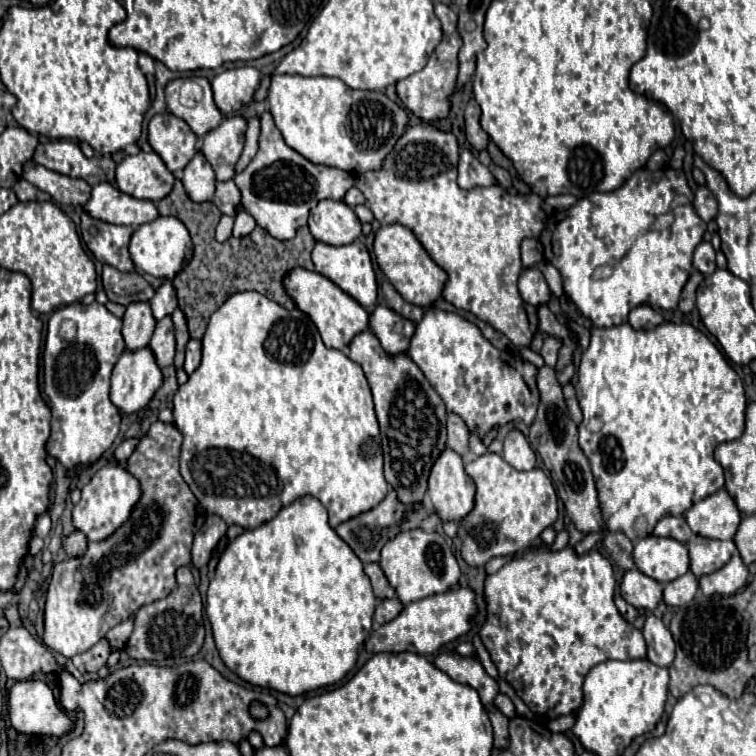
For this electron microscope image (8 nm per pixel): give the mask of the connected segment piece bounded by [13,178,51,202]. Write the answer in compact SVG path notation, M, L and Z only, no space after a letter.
M23 178L15 182L13 190L15 190L15 194L17 194L17 198L19 198L21 202L31 202L31 200L51 200L51 196L49 196L47 192L41 192L39 188L35 188L33 184L29 184L29 182L23 180Z

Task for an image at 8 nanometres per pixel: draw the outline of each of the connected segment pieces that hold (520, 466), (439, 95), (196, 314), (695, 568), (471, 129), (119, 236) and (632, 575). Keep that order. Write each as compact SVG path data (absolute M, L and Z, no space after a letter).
M511 430L505 438L505 450L503 458L515 468L515 470L533 470L537 462L537 454L533 452L531 444L519 430Z
M435 4L435 14L443 24L443 40L441 44L435 48L435 52L429 56L429 62L425 64L423 70L411 74L409 78L397 82L397 94L403 102L403 106L413 112L415 116L419 116L425 122L433 122L439 120L443 116L447 116L449 112L449 96L455 90L455 80L457 80L457 52L461 48L461 36L457 32L457 14L445 6L445 4Z
M177 180L171 194L163 200L157 202L157 210L161 216L175 216L179 218L193 240L193 260L187 264L185 270L181 270L173 278L173 286L177 290L177 302L181 312L187 318L189 326L189 336L193 340L201 340L207 328L207 322L211 314L233 294L245 292L245 290L255 290L259 294L265 294L267 298L275 300L287 310L295 308L293 298L285 290L285 276L293 268L305 268L305 270L315 270L313 260L311 260L311 250L315 246L315 240L309 232L307 226L301 226L291 240L277 240L273 238L265 228L257 226L249 236L245 238L229 238L227 242L217 242L215 240L215 228L219 224L221 212L213 202L203 202L197 204L193 202L183 184Z
M693 536L687 542L687 550L691 556L691 572L697 578L719 570L731 558L727 542L711 540L711 538L703 538L703 536Z
M471 98L469 104L467 104L467 108L465 108L465 136L467 136L467 142L475 150L485 150L487 148L487 142L489 142L489 136L479 126L479 116L481 116L481 108Z
M87 214L81 216L81 236L91 254L101 264L111 264L119 272L131 272L135 268L129 256L129 240L135 230L131 226L115 226L95 220Z
M639 570L625 572L621 584L623 584L621 596L635 608L655 610L657 604L663 600L661 584L649 576L645 576Z

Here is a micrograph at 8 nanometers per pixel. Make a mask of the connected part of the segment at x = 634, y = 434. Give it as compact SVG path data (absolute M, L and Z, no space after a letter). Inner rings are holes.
M629 322L619 324L619 326L611 326L611 328L591 328L591 344L581 356L581 364L579 364L577 374L579 374L579 382L575 386L575 392L577 392L579 406L583 410L583 422L579 426L579 444L585 452L585 456L589 458L589 464L591 464L591 470L595 476L595 484L597 484L597 492L599 492L599 500L601 500L603 520L605 520L609 532L623 532L627 538L631 538L635 542L639 538L653 534L655 524L663 516L685 514L687 508L691 508L691 504L697 504L699 500L715 494L717 490L721 490L725 486L723 468L715 462L713 450L717 444L727 442L727 440L735 440L743 434L747 402L745 402L745 390L743 390L741 378L729 366L725 356L717 350L717 346L703 332L699 332L691 324L671 324L671 322L665 322L653 330L635 330L635 328L631 328ZM591 418L599 418L603 422L603 426L597 432L589 430Z

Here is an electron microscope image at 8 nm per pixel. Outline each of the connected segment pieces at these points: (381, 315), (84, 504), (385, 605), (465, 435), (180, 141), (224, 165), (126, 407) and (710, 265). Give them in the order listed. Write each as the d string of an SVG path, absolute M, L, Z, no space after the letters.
M377 306L371 312L369 326L371 326L371 332L379 338L383 350L391 356L405 354L409 348L411 336L415 334L415 324L399 316L387 306Z
M111 464L103 466L91 482L81 490L81 500L73 508L73 524L75 528L83 530L89 540L99 542L107 540L115 530L119 530L131 516L131 508L139 502L139 480L127 472L125 466Z
M389 598L389 600L381 600L375 608L375 622L381 626L381 624L387 624L391 622L399 612L403 610L403 604L399 598Z
M449 414L447 418L447 446L457 454L469 452L469 428L455 414Z
M171 112L157 114L149 122L149 144L171 172L183 170L195 156L197 136L189 124Z
M231 116L211 130L203 140L203 156L211 164L219 182L235 176L235 164L243 152L243 136L247 132L247 118Z
M149 348L123 352L111 376L111 402L123 416L139 414L163 384L161 370Z
M701 242L701 244L695 248L693 266L695 266L699 272L703 272L705 276L709 276L711 272L717 270L717 266L715 266L715 250L713 250L711 242Z

